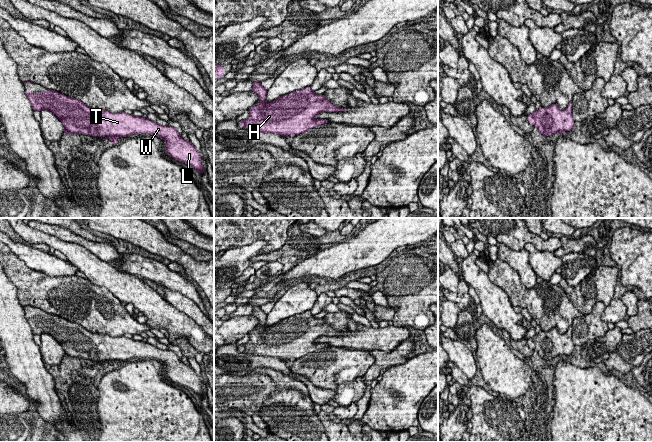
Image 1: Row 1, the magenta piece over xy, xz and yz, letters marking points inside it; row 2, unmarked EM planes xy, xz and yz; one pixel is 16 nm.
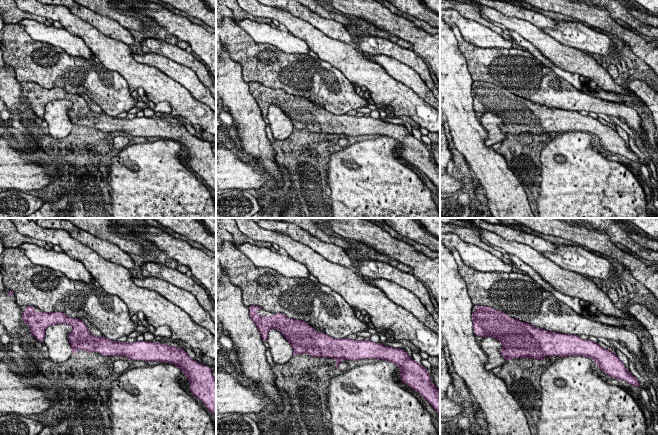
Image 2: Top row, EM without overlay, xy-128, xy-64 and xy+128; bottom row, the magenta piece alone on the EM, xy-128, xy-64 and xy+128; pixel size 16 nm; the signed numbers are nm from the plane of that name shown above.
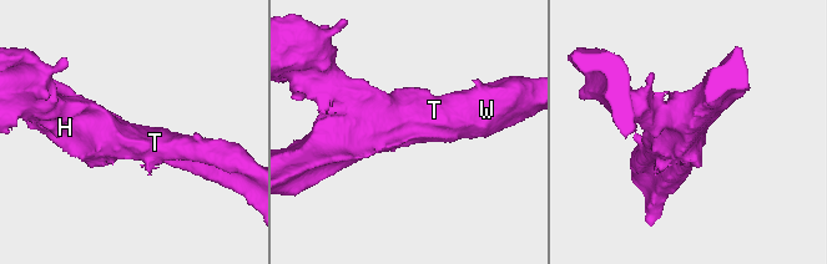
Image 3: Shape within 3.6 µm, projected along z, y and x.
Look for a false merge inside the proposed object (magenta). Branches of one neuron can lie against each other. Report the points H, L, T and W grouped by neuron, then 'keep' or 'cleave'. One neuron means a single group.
groups H L T W; keep

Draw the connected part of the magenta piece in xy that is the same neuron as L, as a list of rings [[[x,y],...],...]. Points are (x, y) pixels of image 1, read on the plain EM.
[[[47,313],[45,316],[33,317],[25,316],[33,334],[50,334],[55,338],[65,351],[63,357],[69,358],[86,358],[87,360],[108,360],[112,369],[118,368],[118,361],[126,361],[130,358],[153,358],[165,364],[165,377],[169,378],[173,383],[179,384],[185,388],[192,390],[195,395],[203,398],[204,393],[201,380],[189,365],[184,364],[176,353],[171,350],[162,350],[148,342],[133,340],[121,337],[110,337],[101,333],[92,333],[85,329],[81,324],[65,320],[54,314]]]

